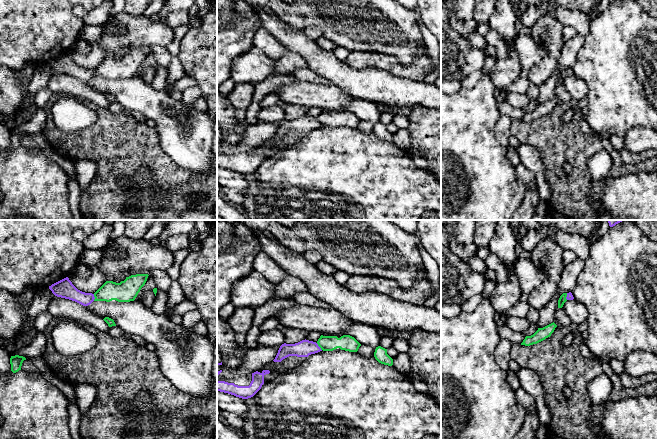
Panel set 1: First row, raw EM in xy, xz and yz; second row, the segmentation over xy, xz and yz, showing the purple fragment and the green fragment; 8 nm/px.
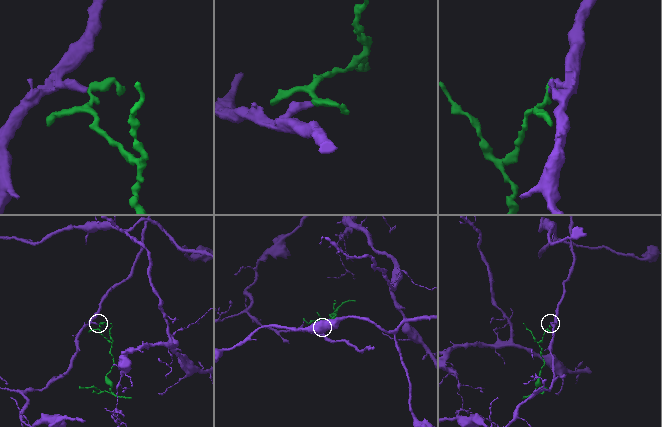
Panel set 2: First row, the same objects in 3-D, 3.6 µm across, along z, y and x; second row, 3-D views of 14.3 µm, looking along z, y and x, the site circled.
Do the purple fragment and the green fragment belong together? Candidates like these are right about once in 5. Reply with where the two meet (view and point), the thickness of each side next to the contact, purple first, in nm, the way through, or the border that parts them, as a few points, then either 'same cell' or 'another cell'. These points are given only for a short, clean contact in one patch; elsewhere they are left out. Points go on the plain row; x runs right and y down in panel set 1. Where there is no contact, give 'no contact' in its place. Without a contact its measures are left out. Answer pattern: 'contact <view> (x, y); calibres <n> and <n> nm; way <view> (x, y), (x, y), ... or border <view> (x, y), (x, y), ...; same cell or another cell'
contact xz (319, 123); calibres 140 and 130 nm; border xz (316, 119), (321, 126); another cell

